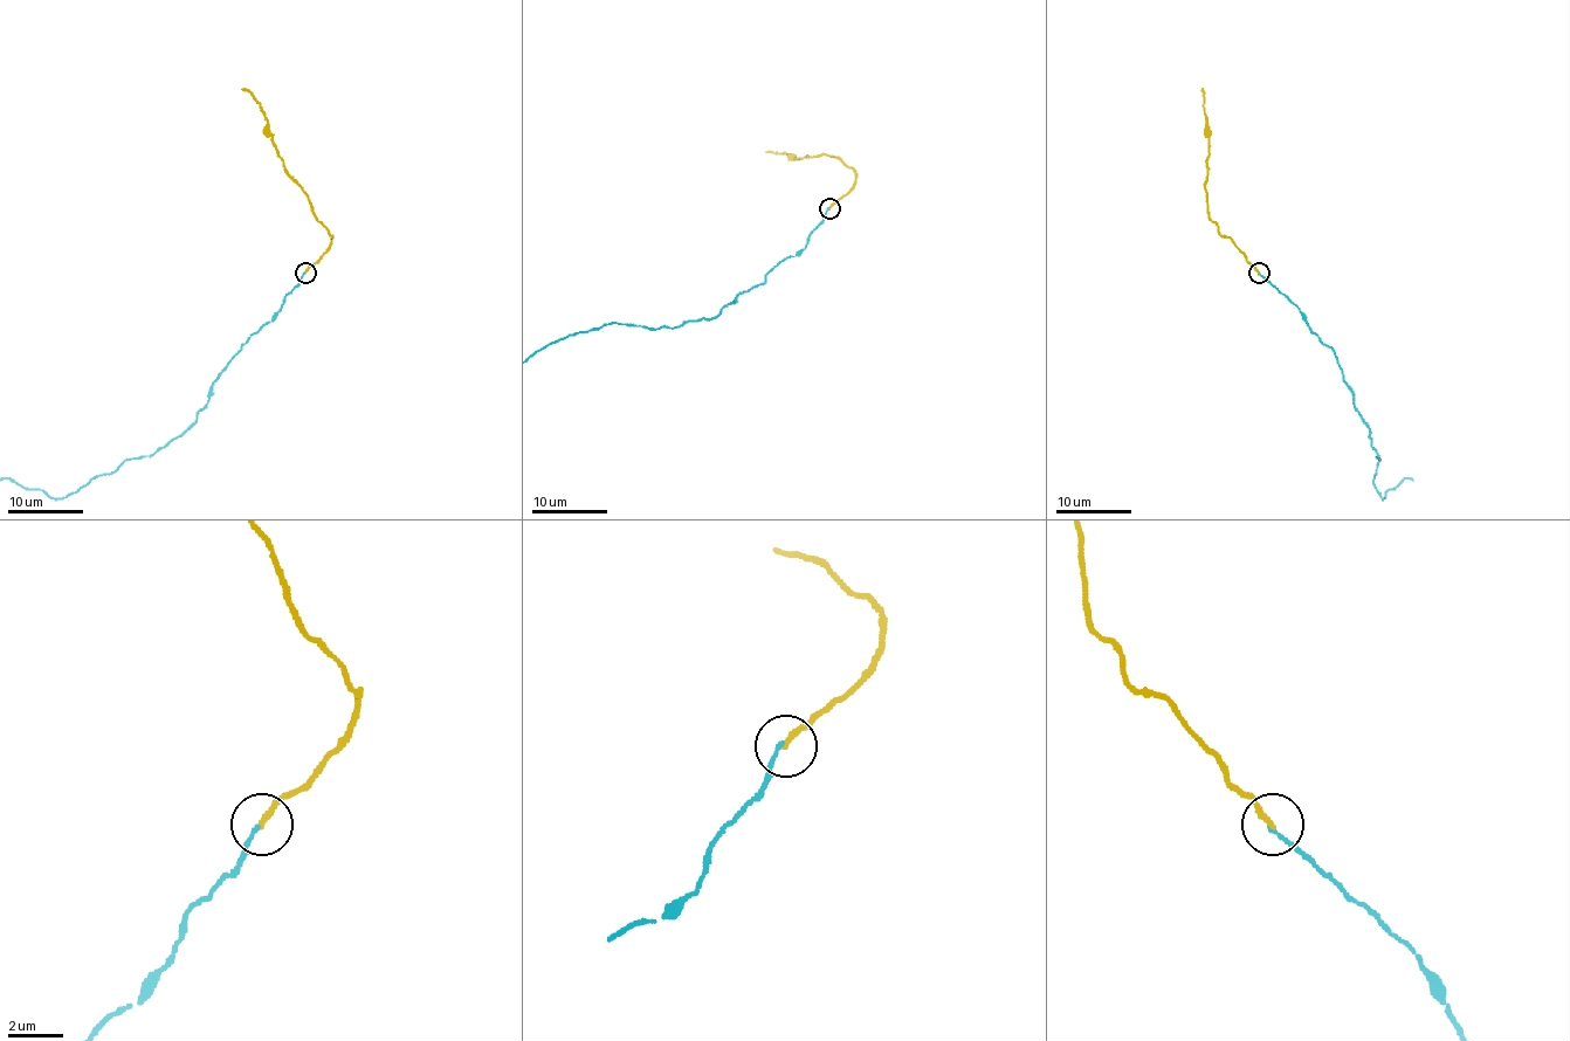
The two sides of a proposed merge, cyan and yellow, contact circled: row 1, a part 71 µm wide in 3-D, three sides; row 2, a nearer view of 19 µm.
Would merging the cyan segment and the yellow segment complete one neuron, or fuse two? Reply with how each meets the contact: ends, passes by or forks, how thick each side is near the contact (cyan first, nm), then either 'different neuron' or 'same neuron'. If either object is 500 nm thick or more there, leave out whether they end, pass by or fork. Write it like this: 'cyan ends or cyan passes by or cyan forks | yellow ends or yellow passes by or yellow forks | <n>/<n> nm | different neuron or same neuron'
cyan ends | yellow ends | 130/200 nm | different neuron

